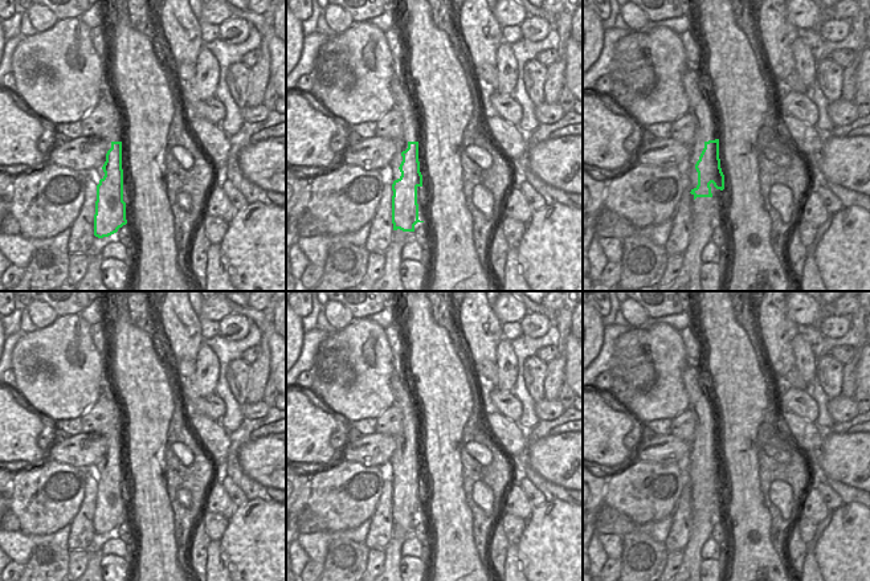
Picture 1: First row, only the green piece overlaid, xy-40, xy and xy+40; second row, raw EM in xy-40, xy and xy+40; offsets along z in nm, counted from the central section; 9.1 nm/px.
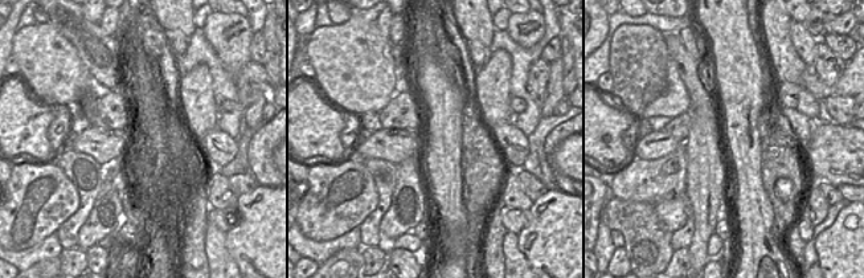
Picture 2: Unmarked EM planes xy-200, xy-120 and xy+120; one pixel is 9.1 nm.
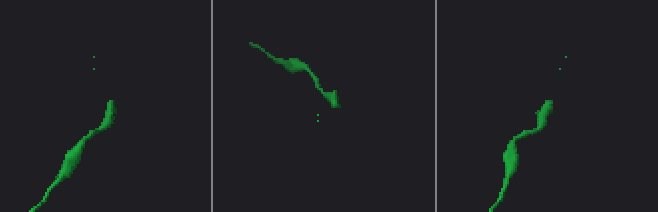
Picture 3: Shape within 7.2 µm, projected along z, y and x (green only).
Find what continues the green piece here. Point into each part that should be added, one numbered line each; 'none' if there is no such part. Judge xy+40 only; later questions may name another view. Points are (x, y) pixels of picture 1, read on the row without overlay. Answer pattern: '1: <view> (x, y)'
1: xy+40 (699, 401).

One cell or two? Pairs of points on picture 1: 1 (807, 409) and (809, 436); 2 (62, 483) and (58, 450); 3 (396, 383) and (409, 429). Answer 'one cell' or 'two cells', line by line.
1: two cells
2: two cells
3: one cell

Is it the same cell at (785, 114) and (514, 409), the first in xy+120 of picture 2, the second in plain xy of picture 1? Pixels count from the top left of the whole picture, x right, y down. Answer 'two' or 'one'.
two

